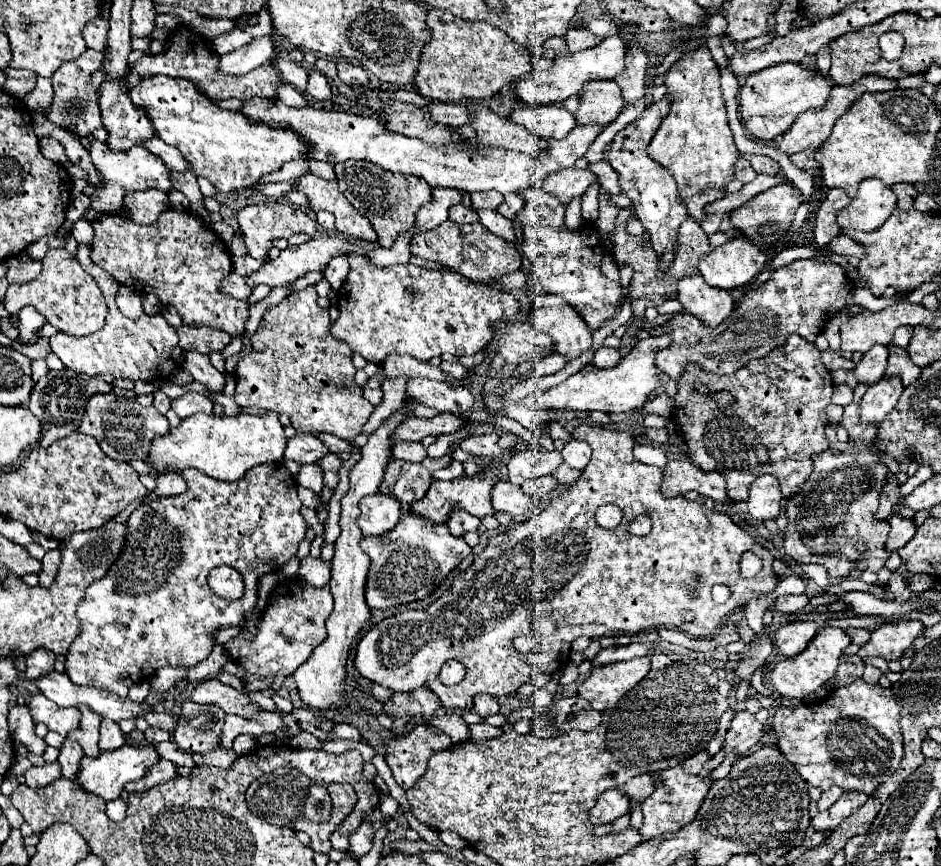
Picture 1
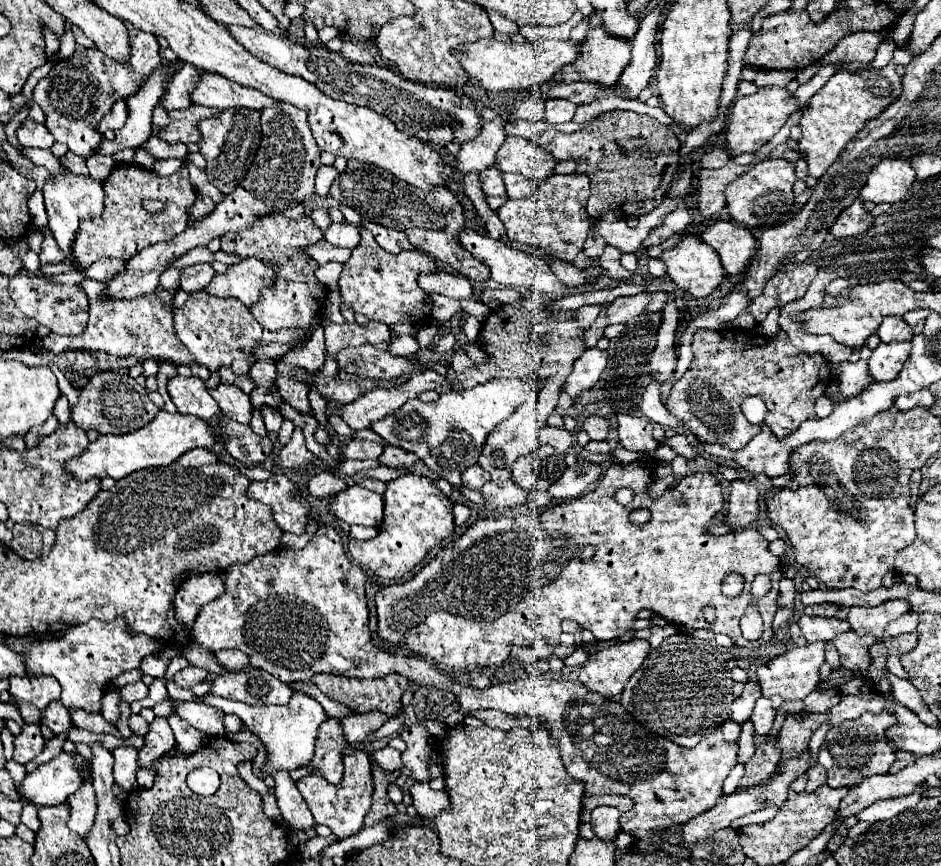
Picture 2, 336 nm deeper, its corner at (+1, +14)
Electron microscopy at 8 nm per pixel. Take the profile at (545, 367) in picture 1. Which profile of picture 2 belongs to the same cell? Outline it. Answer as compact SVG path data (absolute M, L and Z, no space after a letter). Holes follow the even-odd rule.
M648 292L638 294L638 296L630 296L630 298L616 298L608 306L608 320L610 320L610 324L624 324L630 318L642 314L648 302L650 302L650 294Z

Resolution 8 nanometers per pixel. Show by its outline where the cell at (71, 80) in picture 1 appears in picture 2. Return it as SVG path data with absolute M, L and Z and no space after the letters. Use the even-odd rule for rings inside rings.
M126 24L128 36L130 36L130 60L118 62L106 58L98 48L92 50L76 50L72 60L64 64L56 64L50 74L36 84L32 90L34 102L40 104L44 116L46 116L46 130L54 136L56 142L64 142L70 152L78 156L92 156L98 148L102 136L96 132L96 124L100 118L110 112L112 104L120 98L134 96L142 82L152 74L156 66L160 66L162 58L158 52L158 40L154 34L138 32L132 28L132 24Z

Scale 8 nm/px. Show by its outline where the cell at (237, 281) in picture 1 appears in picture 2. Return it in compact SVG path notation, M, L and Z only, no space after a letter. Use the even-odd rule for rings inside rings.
M194 264L194 266L186 266L182 268L182 276L180 276L180 282L182 282L182 290L192 294L192 292L198 292L198 290L204 290L210 280L214 278L214 268L210 264Z

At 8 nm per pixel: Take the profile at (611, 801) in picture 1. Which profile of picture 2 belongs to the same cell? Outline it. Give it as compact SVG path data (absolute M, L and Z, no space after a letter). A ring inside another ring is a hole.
M598 806L592 810L592 830L598 838L602 840L616 840L620 832L620 810L610 808L610 806Z

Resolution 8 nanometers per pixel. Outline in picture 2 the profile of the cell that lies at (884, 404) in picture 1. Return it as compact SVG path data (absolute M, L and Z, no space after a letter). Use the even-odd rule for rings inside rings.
M890 342L890 344L880 344L870 360L870 374L876 378L876 382L886 382L894 380L898 372L902 370L902 364L910 358L910 342Z

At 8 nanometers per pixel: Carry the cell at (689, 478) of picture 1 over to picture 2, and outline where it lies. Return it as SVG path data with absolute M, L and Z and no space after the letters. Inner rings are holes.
M746 480L732 482L726 524L730 524L732 528L746 528L756 518L758 518L758 490Z

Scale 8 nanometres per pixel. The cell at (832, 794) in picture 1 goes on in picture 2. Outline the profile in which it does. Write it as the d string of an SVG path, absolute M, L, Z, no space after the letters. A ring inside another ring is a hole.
M814 764L806 774L808 774L806 792L812 792L812 790L816 790L822 782L826 782L826 770L824 770L820 764Z

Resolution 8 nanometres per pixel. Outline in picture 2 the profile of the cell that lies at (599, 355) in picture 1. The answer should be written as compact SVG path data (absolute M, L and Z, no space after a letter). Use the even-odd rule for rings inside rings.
M598 348L586 350L574 362L574 368L564 384L564 392L570 394L570 398L578 398L582 392L588 392L590 388L594 388L594 384L600 380L600 374L606 368L606 358L608 354Z

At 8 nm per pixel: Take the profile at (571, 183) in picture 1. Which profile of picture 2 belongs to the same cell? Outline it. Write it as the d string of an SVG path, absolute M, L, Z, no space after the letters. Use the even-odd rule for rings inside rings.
M508 136L494 162L494 166L502 172L518 172L530 180L546 180L554 174L556 164L558 162L550 156L550 152L522 136Z

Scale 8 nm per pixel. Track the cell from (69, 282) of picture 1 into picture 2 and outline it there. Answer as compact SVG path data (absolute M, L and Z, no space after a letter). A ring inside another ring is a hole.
M20 274L10 280L10 298L16 302L16 306L26 312L26 316L36 318L42 326L46 326L50 332L56 334L82 334L88 322L88 296L80 288L80 284L56 284L46 282L38 276Z

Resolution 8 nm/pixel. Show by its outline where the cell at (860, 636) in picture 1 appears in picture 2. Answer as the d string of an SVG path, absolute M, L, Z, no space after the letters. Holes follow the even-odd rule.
M844 632L834 640L834 646L836 646L838 654L840 654L842 666L852 670L854 674L862 676L862 674L866 674L866 670L868 670L868 666L872 662L868 649L876 641L877 639L872 635L859 637L854 632ZM864 643L869 643L869 646L866 647Z

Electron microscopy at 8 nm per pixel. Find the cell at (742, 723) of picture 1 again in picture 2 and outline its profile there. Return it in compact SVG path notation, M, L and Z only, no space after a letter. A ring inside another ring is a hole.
M760 698L756 702L756 708L754 708L750 720L754 722L754 728L758 734L768 734L772 730L774 716L776 716L776 710L772 708L772 702L768 698Z

